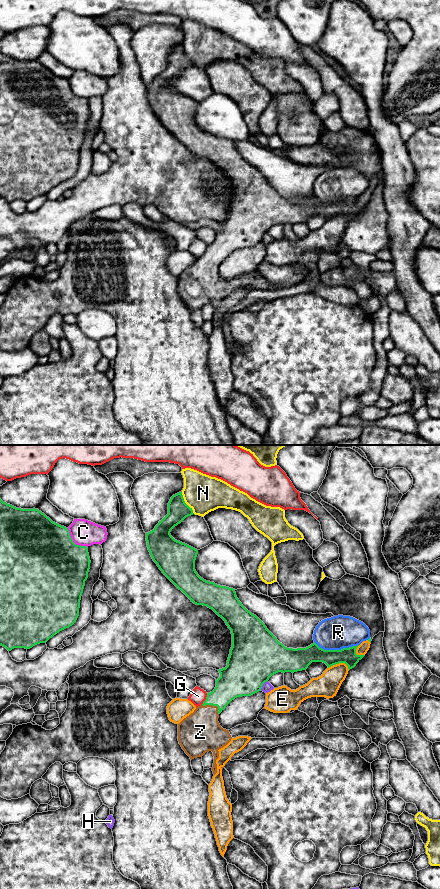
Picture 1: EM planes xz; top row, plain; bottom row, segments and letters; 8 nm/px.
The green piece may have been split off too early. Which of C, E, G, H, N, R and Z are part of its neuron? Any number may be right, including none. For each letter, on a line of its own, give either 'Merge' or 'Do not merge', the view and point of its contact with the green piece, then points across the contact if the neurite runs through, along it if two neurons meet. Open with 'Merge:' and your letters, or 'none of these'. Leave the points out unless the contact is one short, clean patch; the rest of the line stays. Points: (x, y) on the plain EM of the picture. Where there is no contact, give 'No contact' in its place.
Merge: Z
C: Do not merge. Touches green at xz (72, 93)
E: Do not merge. Touches green at xz (339, 214)
G: Do not merge. Touches green at xz (206, 251)
H: Do not merge. Touches green at xz (262, 237)
N: Do not merge. Touches green at xz (185, 55)
R: Do not merge. Touches green at xz (336, 202)
Z: Merge. Touches green at xz (213, 257). Path across: xz (234, 234), (213, 257), (205, 268), (200, 284)

